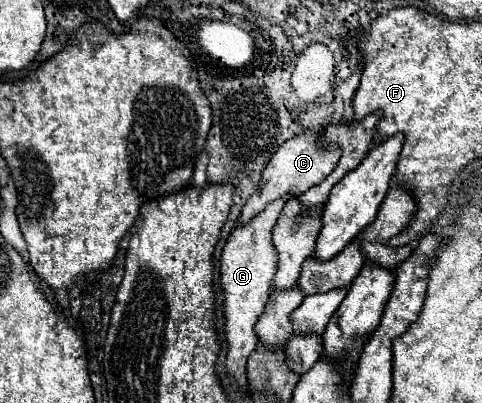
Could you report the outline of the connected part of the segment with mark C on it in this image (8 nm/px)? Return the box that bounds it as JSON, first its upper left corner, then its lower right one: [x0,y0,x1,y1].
[236,132,340,226]

